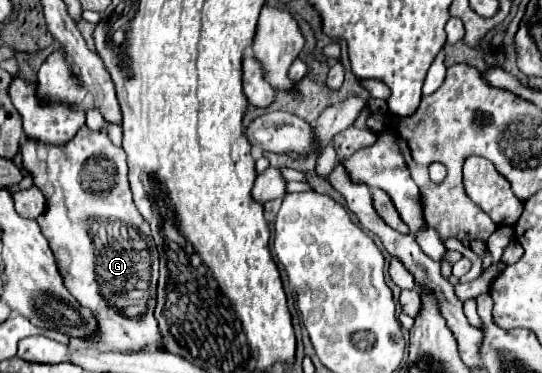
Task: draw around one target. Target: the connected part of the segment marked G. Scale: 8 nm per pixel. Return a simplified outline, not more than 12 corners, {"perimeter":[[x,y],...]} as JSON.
{"perimeter":[[86,126],[22,142],[70,348],[164,350],[158,252],[122,148]]}

